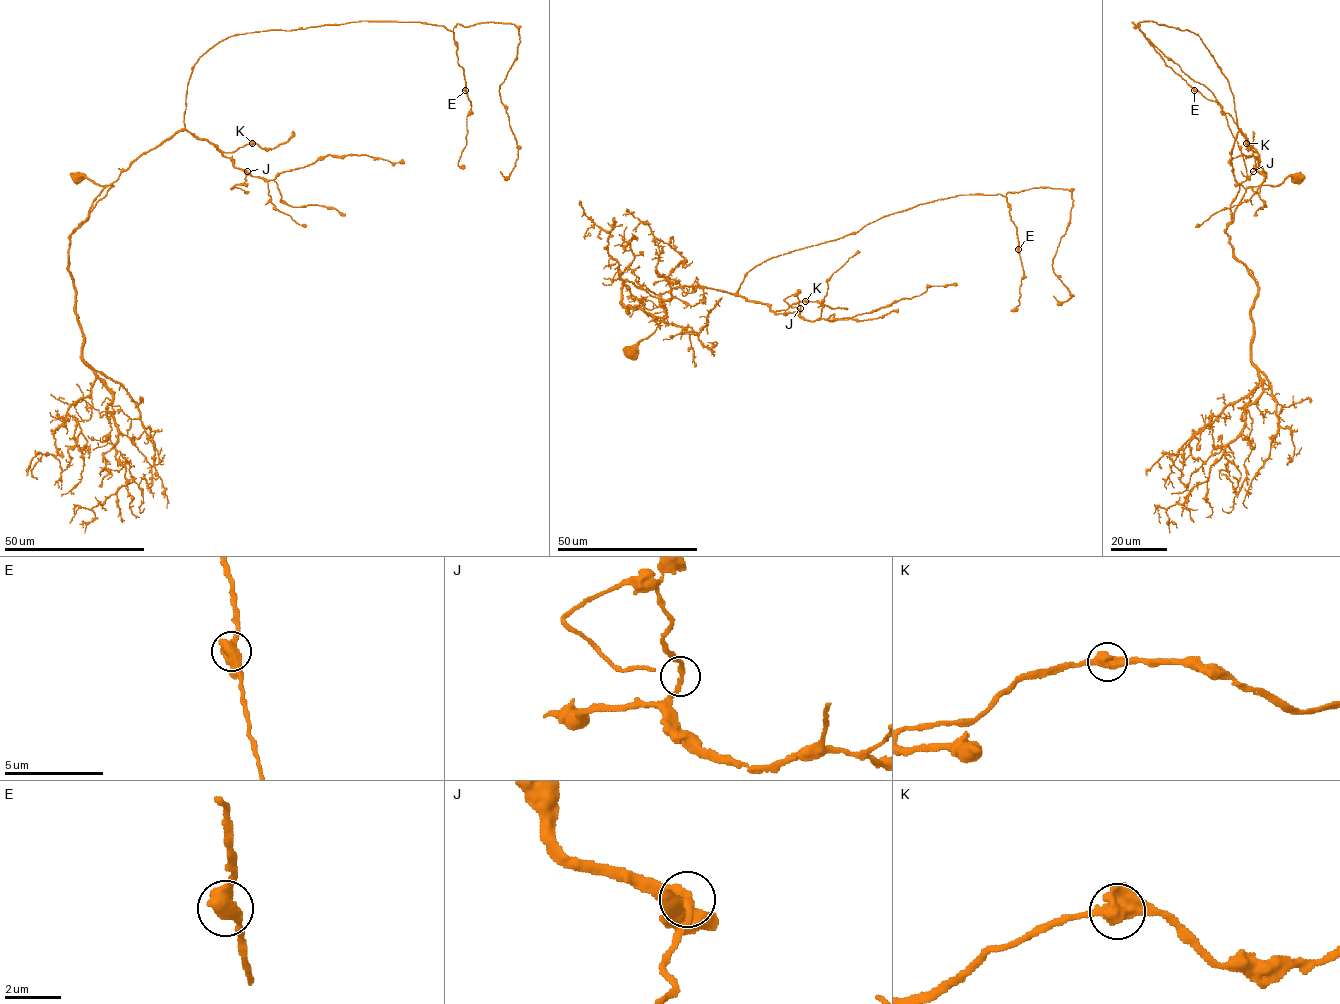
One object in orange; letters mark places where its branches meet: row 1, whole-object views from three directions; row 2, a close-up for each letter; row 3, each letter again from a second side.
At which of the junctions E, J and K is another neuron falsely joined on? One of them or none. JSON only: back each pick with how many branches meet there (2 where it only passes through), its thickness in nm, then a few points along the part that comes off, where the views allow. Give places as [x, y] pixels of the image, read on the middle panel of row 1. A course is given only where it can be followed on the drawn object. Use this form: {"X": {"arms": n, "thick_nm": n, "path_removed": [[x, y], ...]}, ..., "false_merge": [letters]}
{"false_merge": []}

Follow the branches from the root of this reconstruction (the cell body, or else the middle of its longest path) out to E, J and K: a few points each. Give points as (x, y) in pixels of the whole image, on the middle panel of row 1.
E: (631, 352), (666, 314), (642, 286), (737, 293), (770, 258), (938, 199), (1002, 194), (1018, 249)
J: (631, 352), (666, 314), (664, 303), (642, 286), (655, 294), (684, 286), (725, 290), (776, 314), (800, 308)
K: (631, 352), (666, 314), (664, 303), (642, 286), (655, 294), (705, 286), (765, 303), (773, 311), (805, 301)

